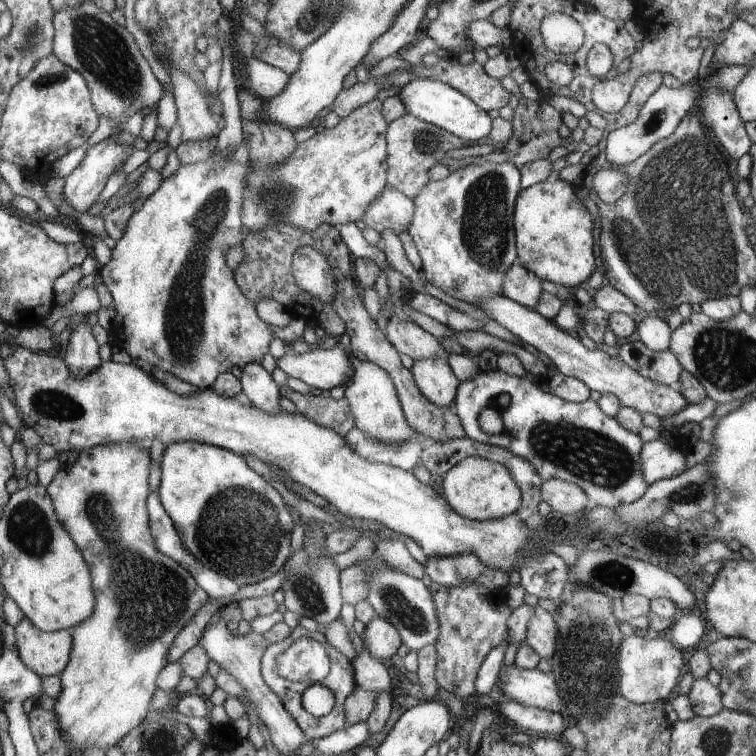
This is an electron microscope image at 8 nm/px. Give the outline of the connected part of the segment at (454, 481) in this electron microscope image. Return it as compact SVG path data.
M478 457L463 458L456 463L442 477L443 496L448 501L450 508L455 509L464 517L474 521L486 521L500 518L500 516L512 515L521 508L522 491L518 488L508 472L506 466Z

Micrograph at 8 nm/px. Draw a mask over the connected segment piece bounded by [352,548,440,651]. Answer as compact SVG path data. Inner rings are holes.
M376 548L370 557L358 560L352 566L362 566L368 572L370 580L366 584L370 584L370 592L366 596L366 602L374 608L377 617L386 618L398 632L401 632L402 640L410 651L435 644L440 634L440 625L432 600L433 589L426 587L422 579L411 577L400 570L386 568L384 562L376 556Z

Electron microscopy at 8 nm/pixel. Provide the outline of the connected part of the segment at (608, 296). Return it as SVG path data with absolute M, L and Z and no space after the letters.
M607 285L604 288L599 288L592 293L592 303L596 305L600 310L612 313L624 313L631 316L636 322L640 322L644 316L646 316L646 311L638 308L635 304L630 302L627 296L624 296L621 292L618 292L612 286Z

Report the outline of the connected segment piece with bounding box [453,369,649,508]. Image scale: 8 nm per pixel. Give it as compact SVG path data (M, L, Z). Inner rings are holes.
M502 370L480 371L472 380L464 380L458 384L458 404L453 410L461 419L468 436L479 443L486 443L495 447L502 447L512 454L528 460L536 474L542 480L560 479L586 491L589 496L589 507L606 506L606 508L620 507L621 504L632 504L640 500L649 484L646 484L644 469L642 468L641 450L645 446L639 433L630 432L617 419L606 416L600 405L591 397L584 402L576 403L562 400L550 388L548 378L535 376L525 370L522 375L512 375ZM501 395L509 397L506 408L500 406ZM494 408L500 412L504 422L504 430L498 436L488 436L478 428L478 416L486 410Z

